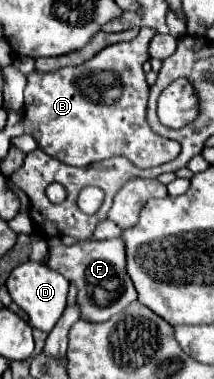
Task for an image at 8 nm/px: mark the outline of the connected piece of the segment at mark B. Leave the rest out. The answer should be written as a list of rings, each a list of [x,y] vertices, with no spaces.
[[[140,29],[134,41],[110,45],[88,63],[52,73],[32,71],[28,75],[24,129],[38,141],[44,153],[74,167],[88,167],[96,161],[122,155],[140,169],[168,163],[180,153],[180,143],[154,135],[146,121],[150,87],[142,65],[150,59],[148,43],[154,35],[154,29]]]

